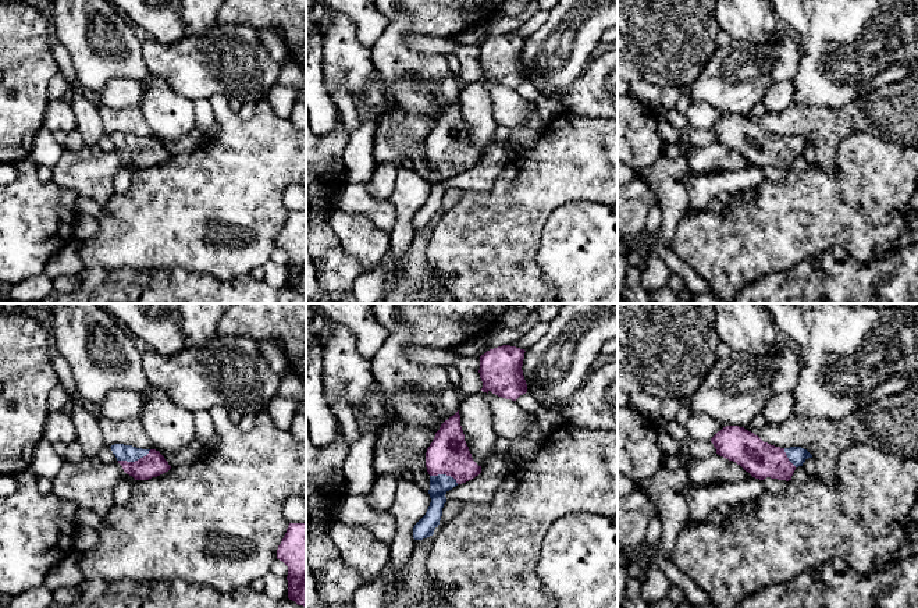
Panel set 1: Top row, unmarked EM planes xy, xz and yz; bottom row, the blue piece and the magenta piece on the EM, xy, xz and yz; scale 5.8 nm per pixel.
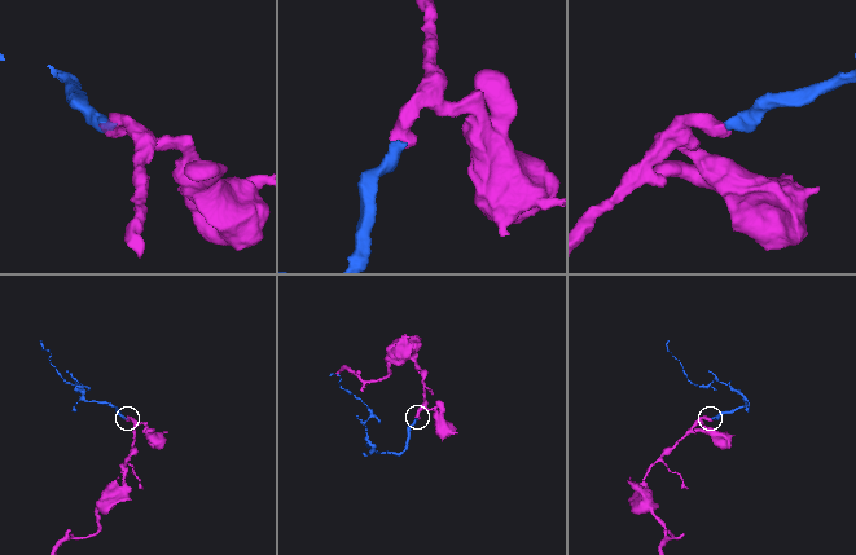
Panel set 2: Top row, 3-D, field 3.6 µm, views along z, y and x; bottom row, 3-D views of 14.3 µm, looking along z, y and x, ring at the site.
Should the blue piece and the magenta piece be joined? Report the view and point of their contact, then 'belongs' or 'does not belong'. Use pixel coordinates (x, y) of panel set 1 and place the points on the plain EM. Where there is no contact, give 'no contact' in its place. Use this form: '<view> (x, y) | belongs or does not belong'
xy (134, 149) | belongs

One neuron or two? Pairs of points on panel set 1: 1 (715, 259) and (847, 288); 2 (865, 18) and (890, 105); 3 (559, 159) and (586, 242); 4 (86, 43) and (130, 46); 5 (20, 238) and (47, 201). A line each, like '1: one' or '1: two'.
1: two
2: two
3: two
4: one
5: one

